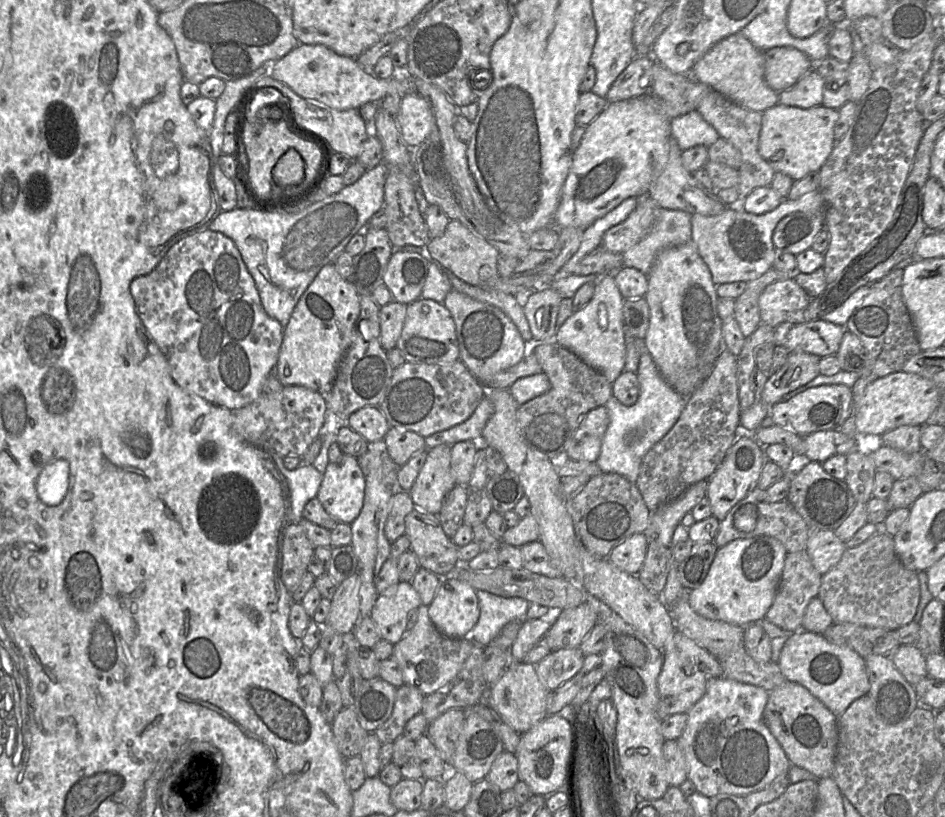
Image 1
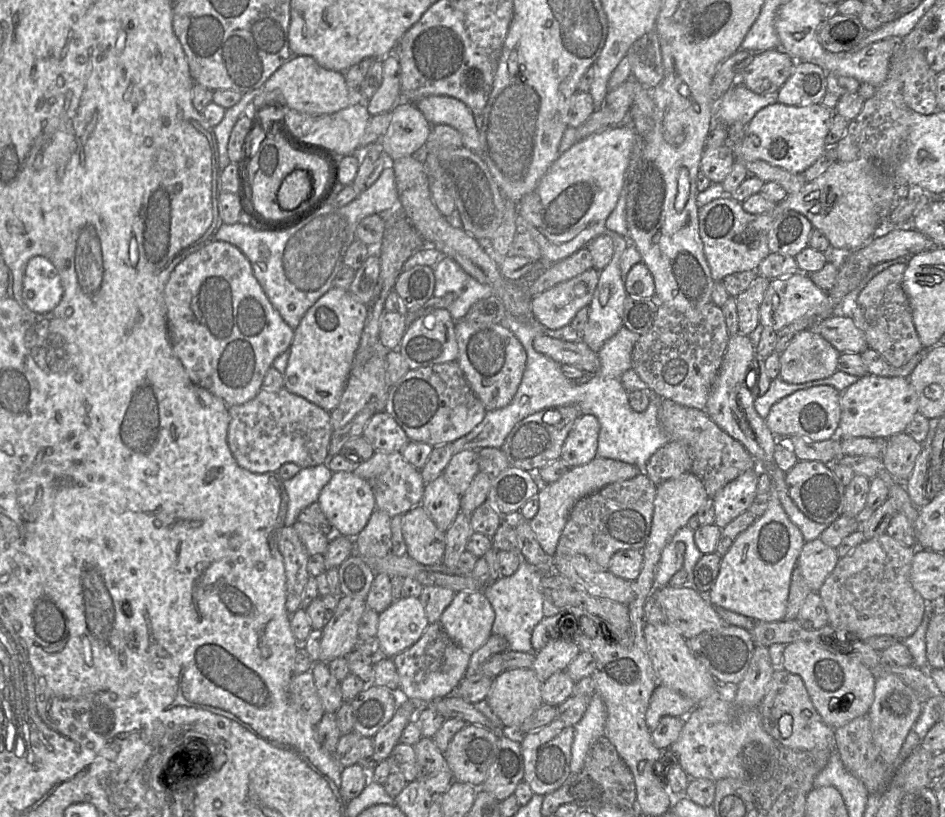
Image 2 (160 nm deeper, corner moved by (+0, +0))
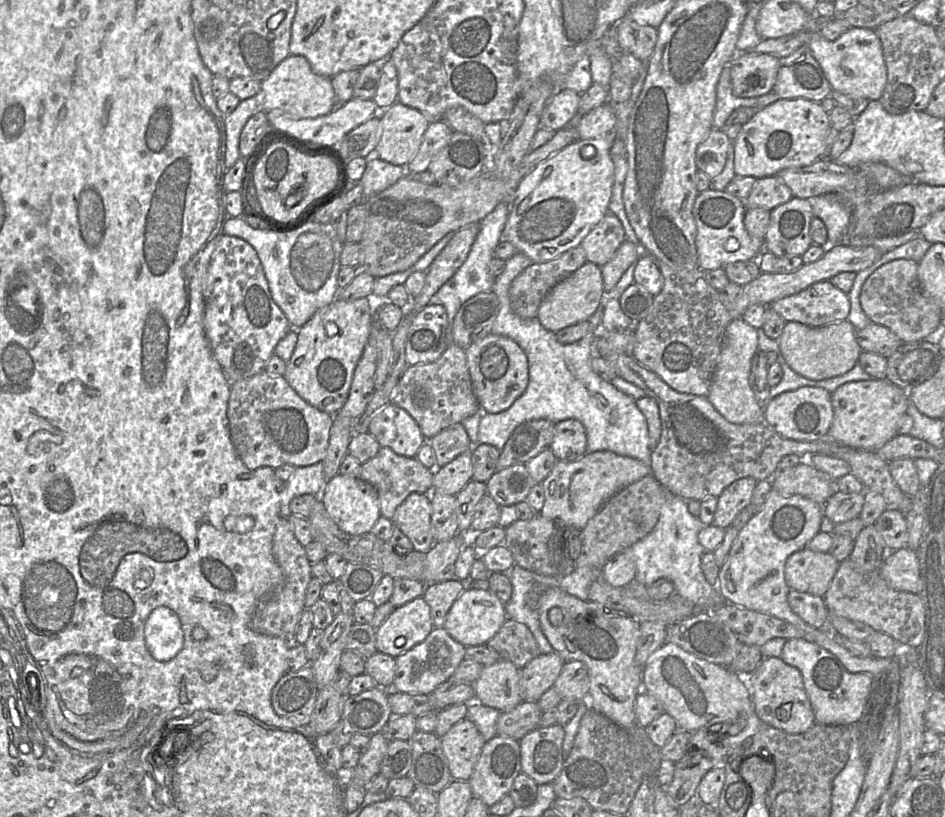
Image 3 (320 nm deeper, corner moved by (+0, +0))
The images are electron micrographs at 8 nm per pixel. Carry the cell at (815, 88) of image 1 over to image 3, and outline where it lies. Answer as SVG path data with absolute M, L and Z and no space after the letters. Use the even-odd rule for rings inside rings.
M807 45L779 60L780 67L773 87L779 98L806 98L820 103L831 96L830 83Z

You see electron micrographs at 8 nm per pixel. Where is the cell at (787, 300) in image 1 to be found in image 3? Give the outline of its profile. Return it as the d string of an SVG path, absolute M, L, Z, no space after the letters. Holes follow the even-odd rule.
M829 280L818 281L796 294L776 300L768 306L786 322L796 321L811 327L847 320L851 309L848 293L835 287Z

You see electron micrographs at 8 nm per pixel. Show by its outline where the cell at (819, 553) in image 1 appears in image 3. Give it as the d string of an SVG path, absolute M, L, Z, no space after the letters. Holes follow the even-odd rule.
M803 548L792 553L785 562L784 576L790 589L823 597L839 567L829 553Z

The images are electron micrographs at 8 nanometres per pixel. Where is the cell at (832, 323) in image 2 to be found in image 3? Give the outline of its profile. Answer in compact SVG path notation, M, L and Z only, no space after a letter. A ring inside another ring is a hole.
M874 323L857 330L856 338L862 351L885 357L892 355L903 344L887 327Z

